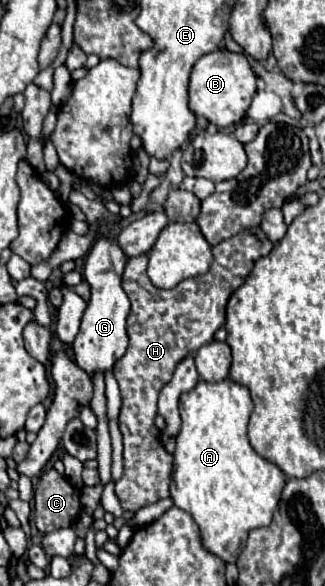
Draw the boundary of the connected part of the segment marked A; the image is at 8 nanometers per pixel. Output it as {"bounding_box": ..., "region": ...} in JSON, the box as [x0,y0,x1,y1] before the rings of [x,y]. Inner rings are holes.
{"bounding_box":[170,378,286,562],"region":[[[224,378],[220,382],[200,380],[192,390],[180,396],[182,426],[176,436],[176,452],[174,452],[176,468],[172,472],[170,496],[174,506],[192,514],[192,518],[200,526],[204,546],[212,554],[220,556],[224,562],[236,562],[250,530],[270,526],[272,514],[280,500],[280,492],[286,484],[284,472],[274,462],[256,454],[256,450],[248,442],[246,432],[252,408],[254,406],[248,388],[236,384],[232,378]]]}

